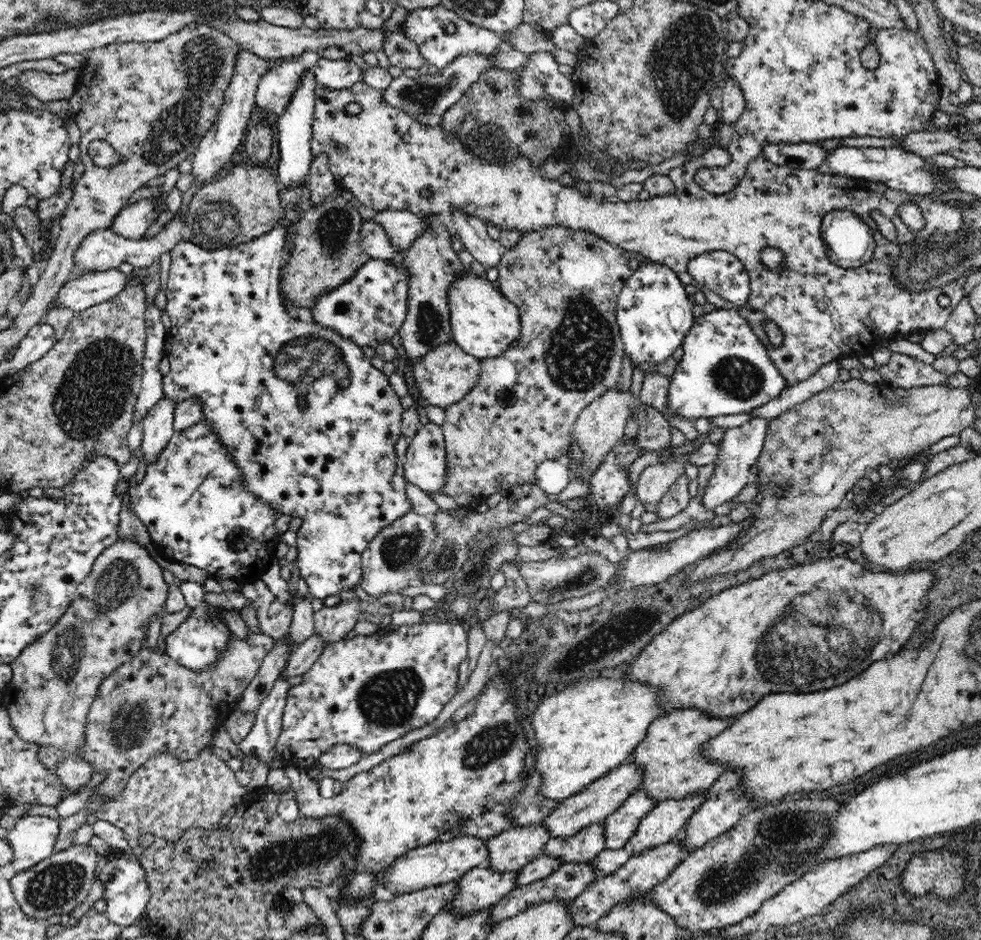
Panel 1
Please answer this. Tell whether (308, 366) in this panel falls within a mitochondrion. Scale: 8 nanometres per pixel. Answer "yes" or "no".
yes

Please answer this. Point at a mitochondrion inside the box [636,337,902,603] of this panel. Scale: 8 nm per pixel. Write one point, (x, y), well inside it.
(739, 378)

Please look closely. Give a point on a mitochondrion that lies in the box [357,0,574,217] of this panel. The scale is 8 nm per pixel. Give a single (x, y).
(423, 97)

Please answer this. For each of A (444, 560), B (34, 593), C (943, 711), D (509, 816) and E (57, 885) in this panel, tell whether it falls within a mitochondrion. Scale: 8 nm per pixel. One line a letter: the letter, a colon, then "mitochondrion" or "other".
A: mitochondrion
B: mitochondrion
C: other
D: other
E: mitochondrion

